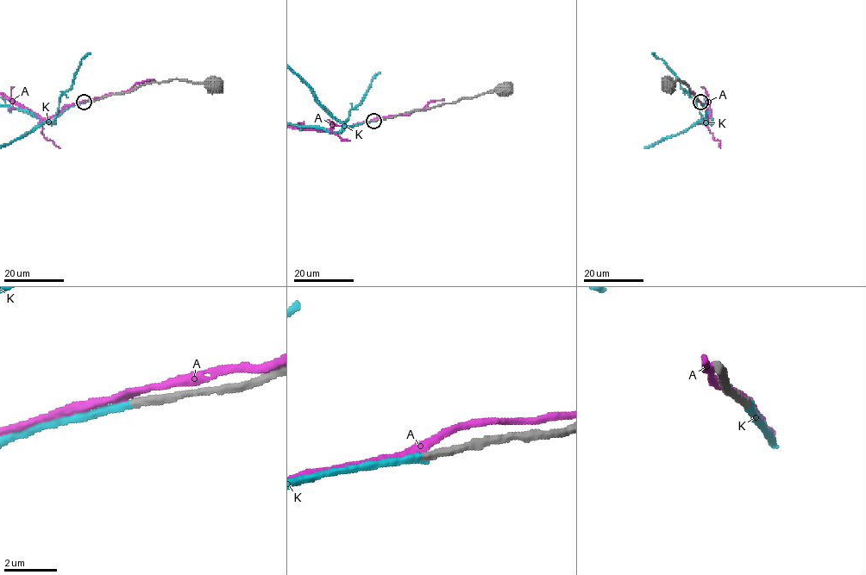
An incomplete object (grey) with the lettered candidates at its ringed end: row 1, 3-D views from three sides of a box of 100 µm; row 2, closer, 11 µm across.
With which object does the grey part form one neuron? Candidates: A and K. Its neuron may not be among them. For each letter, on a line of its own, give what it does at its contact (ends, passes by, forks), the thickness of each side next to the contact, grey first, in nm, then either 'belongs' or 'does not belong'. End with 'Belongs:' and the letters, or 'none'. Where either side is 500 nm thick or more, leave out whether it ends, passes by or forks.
A: it passes by; calibres 320 and 300 nm; does not belong
K: it ends; calibres 340 and 320 nm; belongs
Belongs: K

